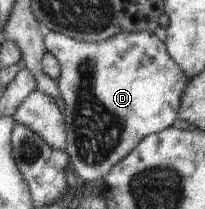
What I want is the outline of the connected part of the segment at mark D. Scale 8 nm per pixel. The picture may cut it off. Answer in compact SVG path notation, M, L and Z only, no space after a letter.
M51 31L44 37L45 49L59 63L57 79L60 96L65 101L66 153L74 174L86 188L90 182L103 179L113 167L124 159L145 137L171 128L178 118L181 95L187 88L188 79L171 59L165 43L149 31L130 33L119 31L117 35L99 41L86 43Z

